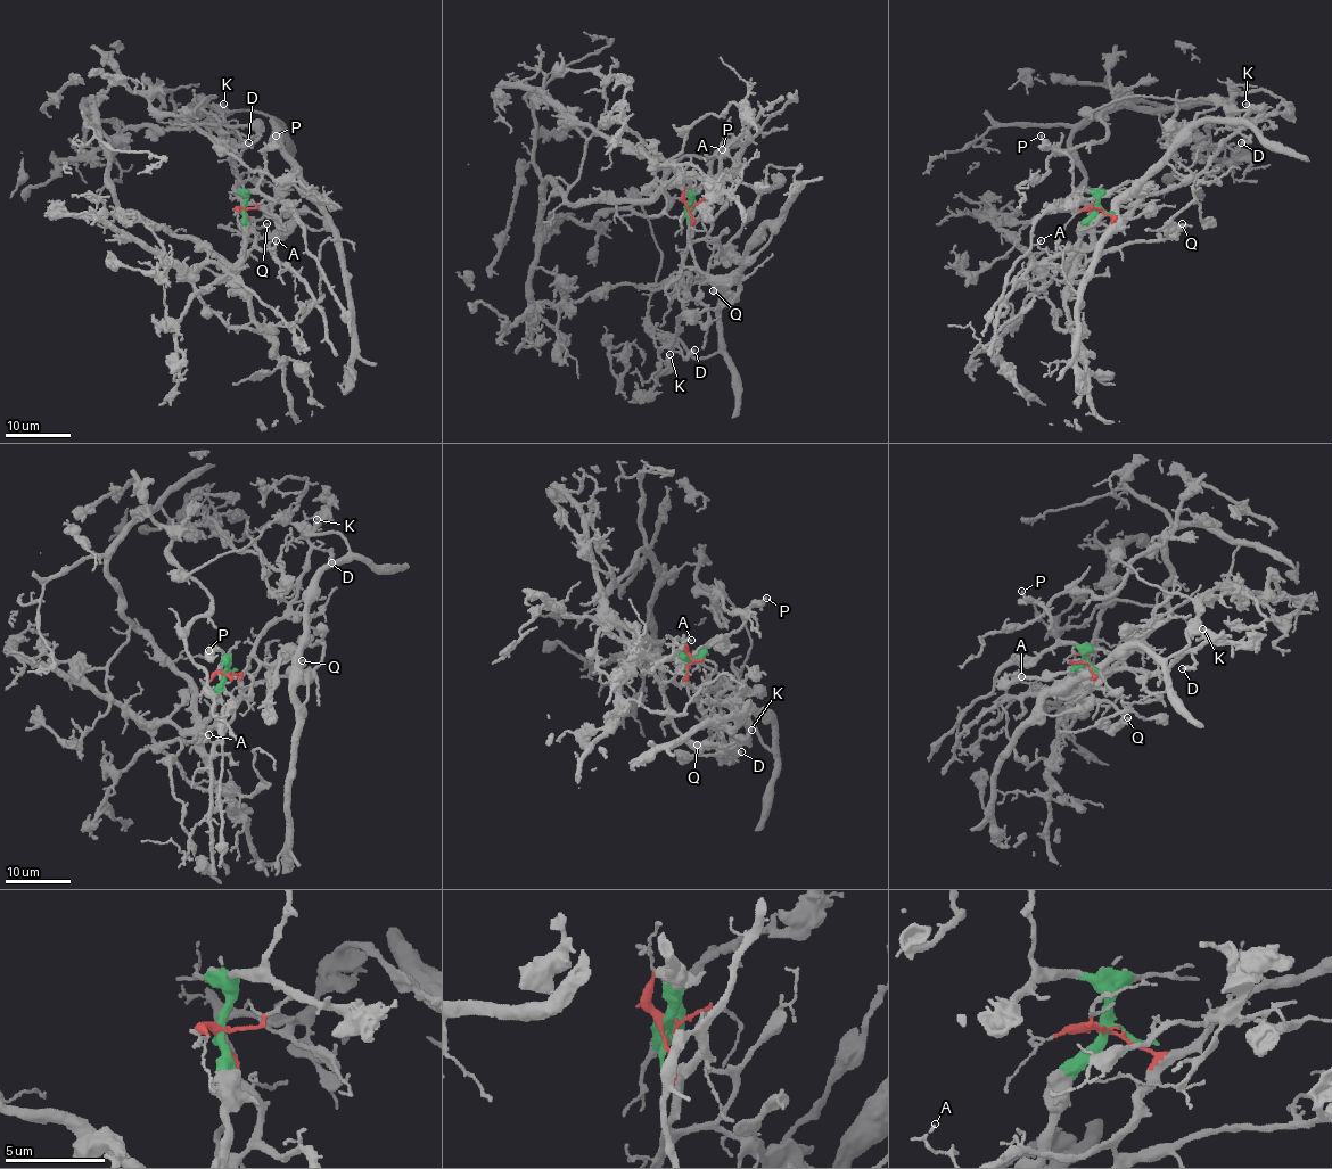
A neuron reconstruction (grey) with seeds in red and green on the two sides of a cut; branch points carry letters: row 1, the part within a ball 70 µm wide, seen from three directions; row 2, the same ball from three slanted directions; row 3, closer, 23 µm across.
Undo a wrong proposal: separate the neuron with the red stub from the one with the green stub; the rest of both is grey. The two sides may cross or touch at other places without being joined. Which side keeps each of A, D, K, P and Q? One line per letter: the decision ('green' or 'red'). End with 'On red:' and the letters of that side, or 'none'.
A: red
D: red
K: red
P: green
Q: red
On red: A, D, K, Q

